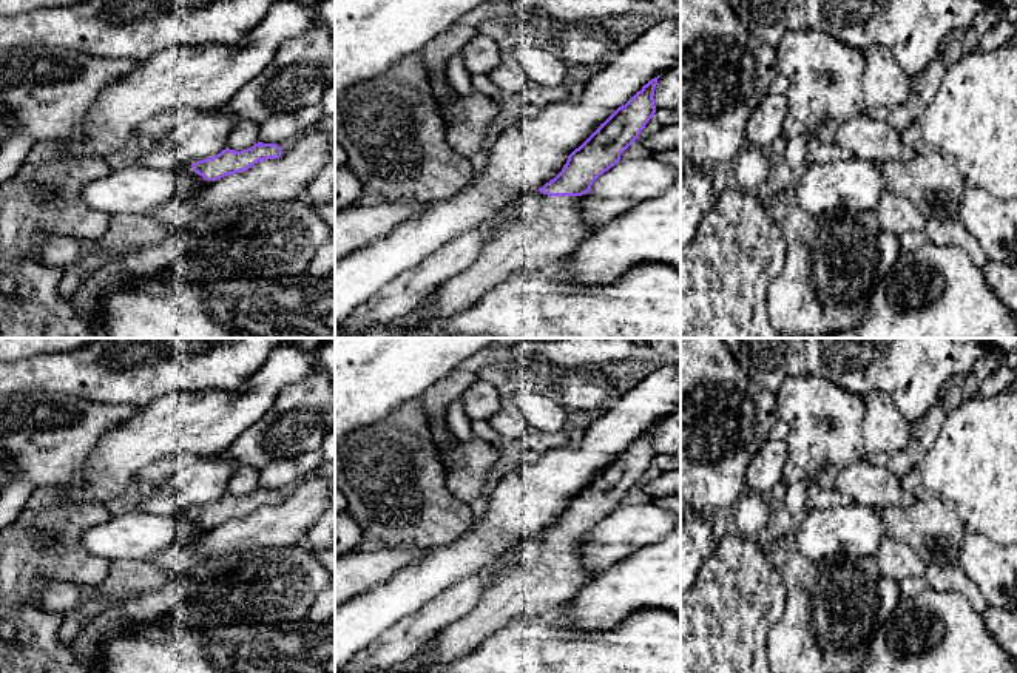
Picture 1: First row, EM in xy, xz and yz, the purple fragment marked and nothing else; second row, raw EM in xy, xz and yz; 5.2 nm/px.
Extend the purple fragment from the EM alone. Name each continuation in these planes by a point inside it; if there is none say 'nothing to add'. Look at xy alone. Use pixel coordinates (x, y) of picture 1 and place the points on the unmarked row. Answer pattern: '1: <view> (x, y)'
1: xy (189, 514)

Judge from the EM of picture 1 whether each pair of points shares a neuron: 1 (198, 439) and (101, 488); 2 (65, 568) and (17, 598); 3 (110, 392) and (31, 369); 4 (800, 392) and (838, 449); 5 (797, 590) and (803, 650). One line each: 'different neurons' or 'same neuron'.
1: same neuron
2: same neuron
3: same neuron
4: same neuron
5: same neuron

